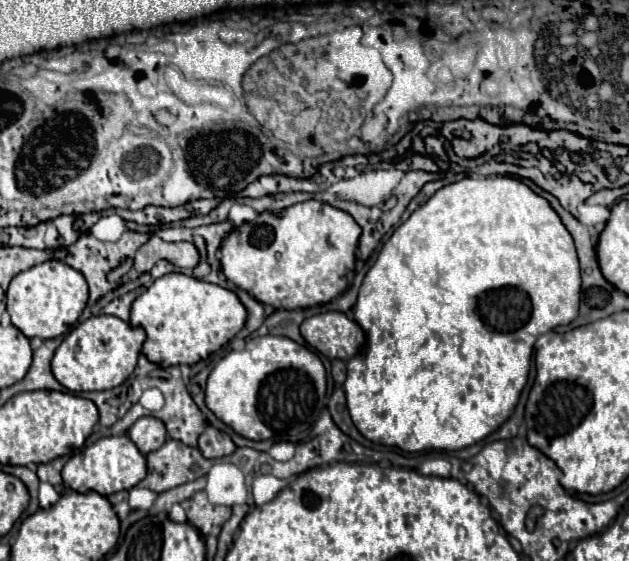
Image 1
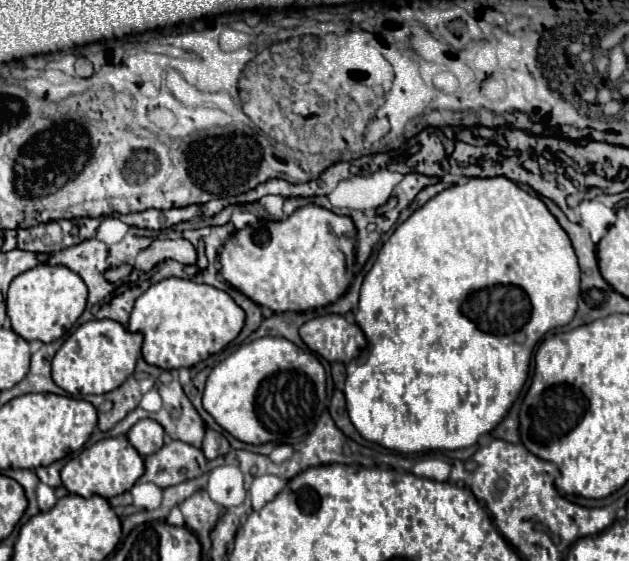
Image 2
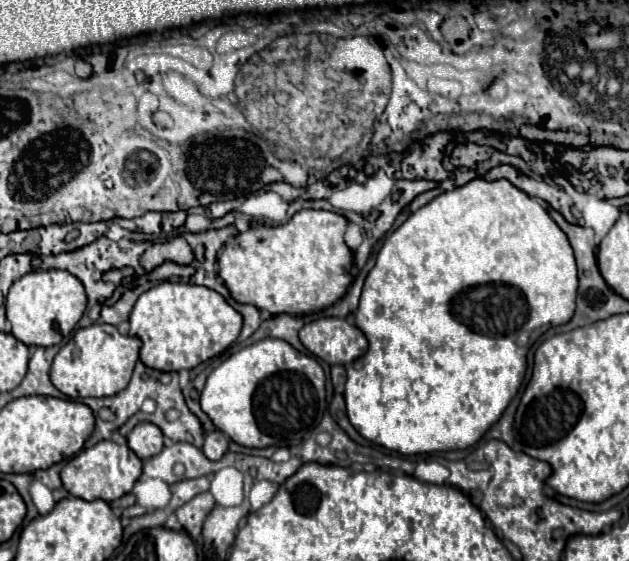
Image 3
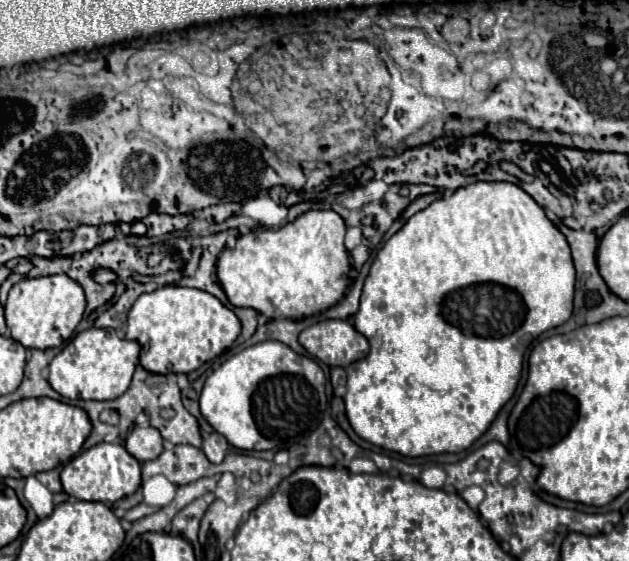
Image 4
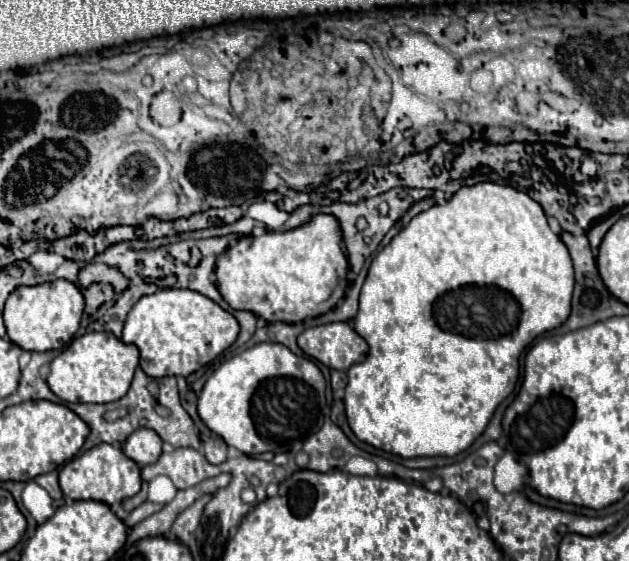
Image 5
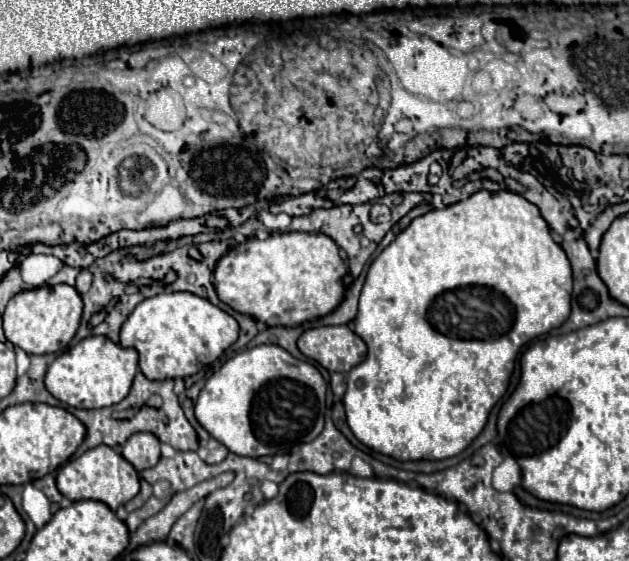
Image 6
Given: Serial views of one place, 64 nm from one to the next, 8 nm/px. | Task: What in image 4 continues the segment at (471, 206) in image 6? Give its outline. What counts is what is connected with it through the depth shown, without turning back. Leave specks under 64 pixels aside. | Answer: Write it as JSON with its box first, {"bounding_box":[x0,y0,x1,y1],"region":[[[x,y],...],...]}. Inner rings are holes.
{"bounding_box":[344,182,576,458],"region":[[[476,182],[470,186],[458,188],[452,194],[446,194],[444,198],[432,202],[426,210],[416,212],[380,248],[362,288],[360,310],[354,316],[354,328],[362,336],[366,336],[366,340],[370,342],[370,354],[364,360],[354,362],[346,368],[348,384],[346,384],[344,402],[346,402],[346,416],[350,420],[350,426],[366,442],[390,452],[398,452],[408,458],[442,454],[442,452],[452,454],[452,452],[466,450],[476,438],[480,438],[488,430],[498,410],[516,392],[520,372],[522,372],[524,352],[532,344],[532,340],[538,338],[542,332],[564,324],[570,318],[572,300],[574,300],[574,282],[576,282],[574,264],[572,264],[570,248],[568,248],[568,242],[564,240],[564,234],[546,218],[544,208],[538,202],[534,202],[534,198],[516,184]]]}

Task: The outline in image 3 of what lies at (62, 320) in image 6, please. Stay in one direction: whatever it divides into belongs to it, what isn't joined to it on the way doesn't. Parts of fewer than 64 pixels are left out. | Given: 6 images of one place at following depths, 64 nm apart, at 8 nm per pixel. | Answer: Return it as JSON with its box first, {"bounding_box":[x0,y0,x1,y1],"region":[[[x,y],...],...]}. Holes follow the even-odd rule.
{"bounding_box":[6,270,86,346],"region":[[[38,270],[18,278],[6,296],[6,318],[12,324],[12,336],[26,346],[56,346],[70,336],[86,310],[82,282],[64,270]]]}

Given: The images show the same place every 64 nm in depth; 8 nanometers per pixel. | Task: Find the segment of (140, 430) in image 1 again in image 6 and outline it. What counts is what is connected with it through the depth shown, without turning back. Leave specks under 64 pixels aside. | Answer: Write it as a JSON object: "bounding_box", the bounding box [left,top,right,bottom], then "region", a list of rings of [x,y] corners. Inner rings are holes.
{"bounding_box":[122,432,160,470],"region":[[[138,432],[128,438],[128,442],[122,448],[122,456],[138,470],[148,470],[154,468],[156,462],[160,460],[160,442],[156,436],[148,432]]]}

